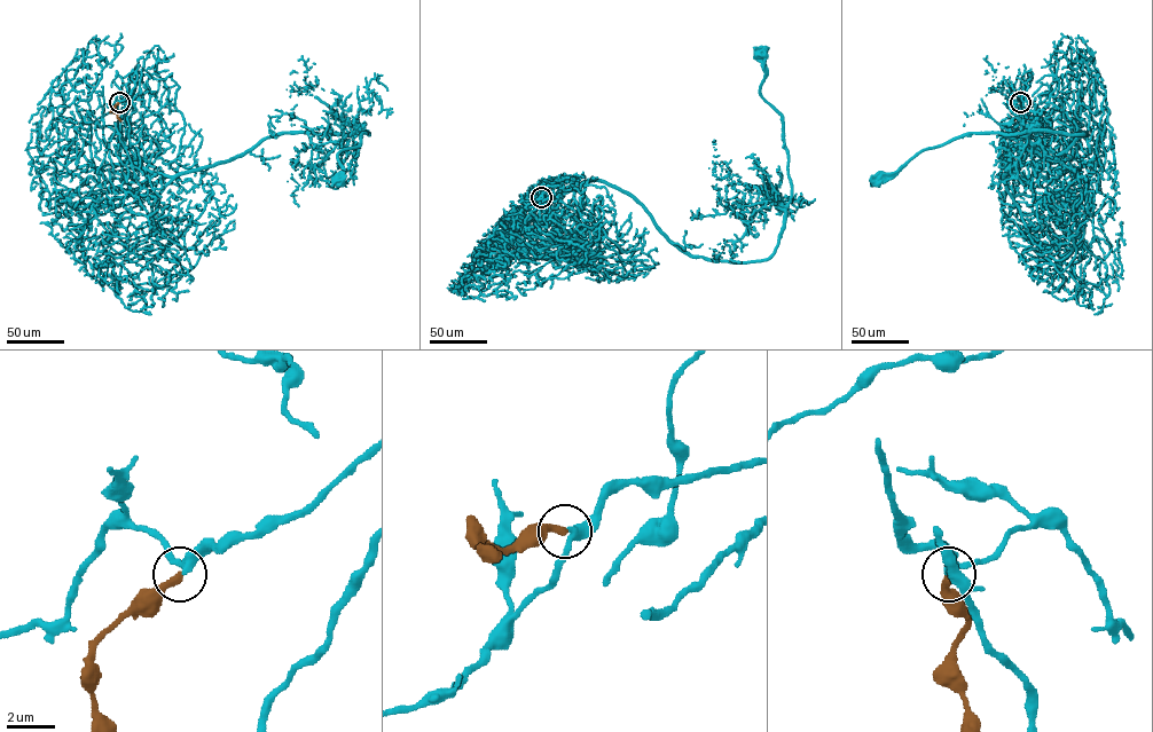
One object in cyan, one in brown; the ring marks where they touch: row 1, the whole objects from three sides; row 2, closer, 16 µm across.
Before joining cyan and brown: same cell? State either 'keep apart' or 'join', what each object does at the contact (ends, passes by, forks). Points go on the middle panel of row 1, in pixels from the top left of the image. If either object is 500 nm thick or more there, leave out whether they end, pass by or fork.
join; cyan passes by; brown ends

